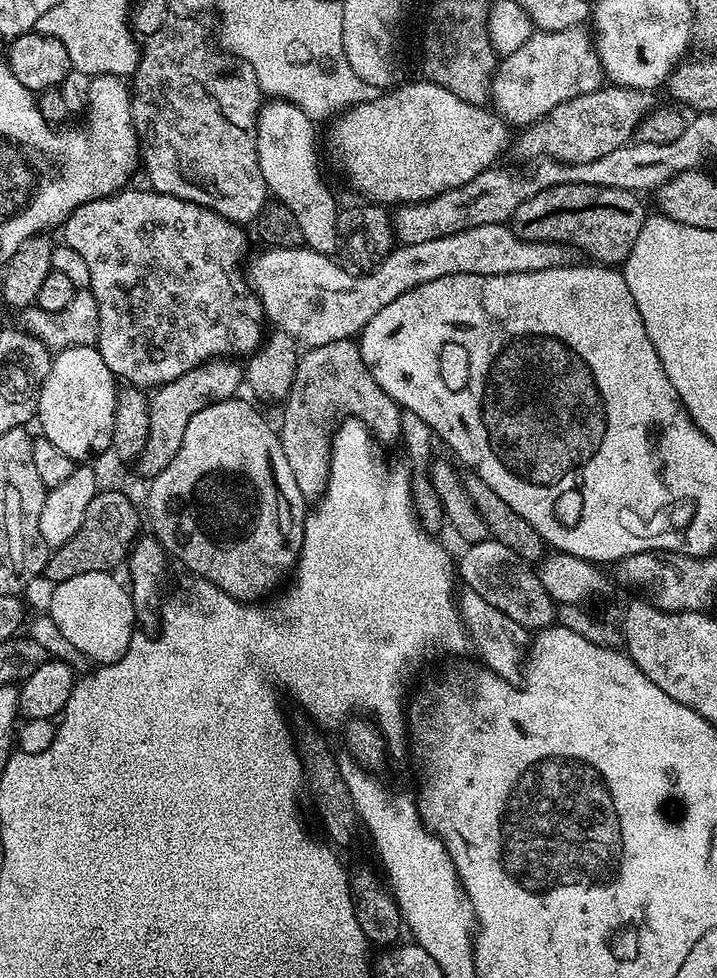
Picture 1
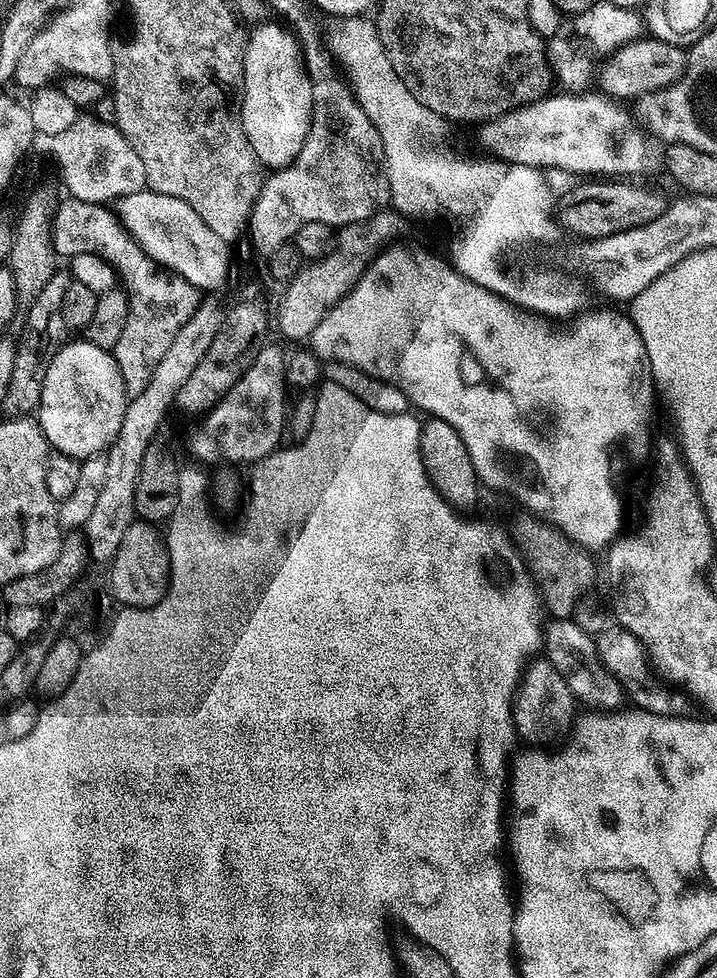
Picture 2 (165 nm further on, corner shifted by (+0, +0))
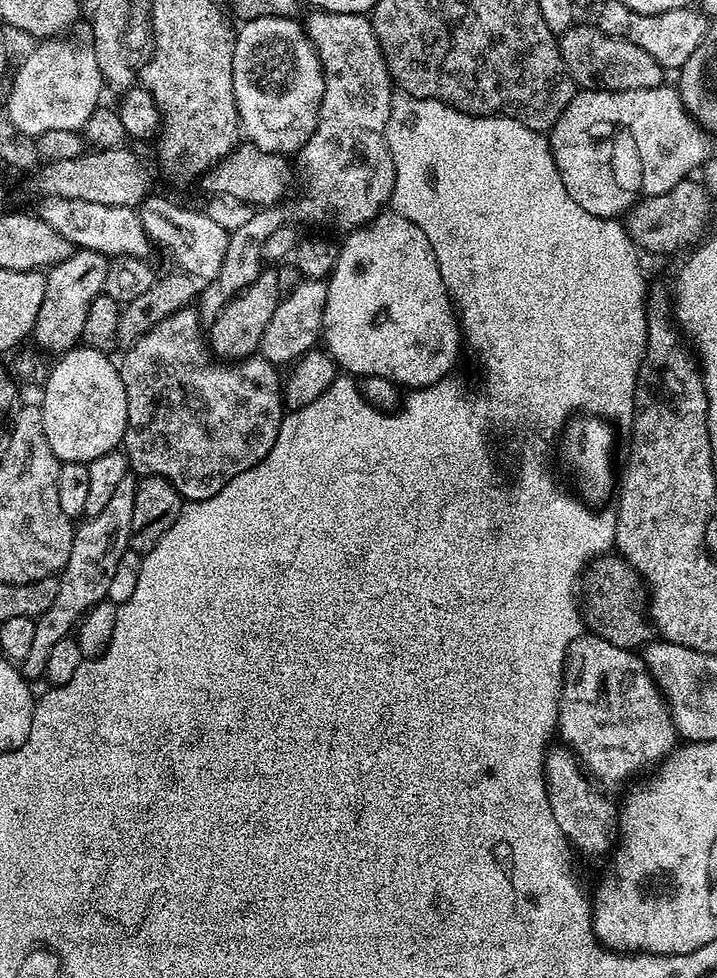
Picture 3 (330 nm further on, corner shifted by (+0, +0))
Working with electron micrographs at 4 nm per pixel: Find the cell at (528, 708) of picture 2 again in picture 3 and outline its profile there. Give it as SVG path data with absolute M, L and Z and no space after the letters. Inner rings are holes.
M567 746L559 747L549 747L544 758L544 781L548 787L554 822L558 822L558 830L562 830L565 841L575 851L577 848L588 856L607 857L614 848L614 829L618 824L617 809L614 804L612 808L611 802L602 793L596 792L597 785L582 769L575 752Z

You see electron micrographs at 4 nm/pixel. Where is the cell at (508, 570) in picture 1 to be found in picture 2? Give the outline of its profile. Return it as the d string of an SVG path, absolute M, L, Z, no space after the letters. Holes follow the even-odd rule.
M549 619L542 628L542 648L546 659L568 679L572 695L577 701L586 700L590 704L602 704L603 709L612 710L617 707L620 699L625 699L626 693L618 681L611 676L602 662L596 649L596 641L586 630L580 629L575 619Z

